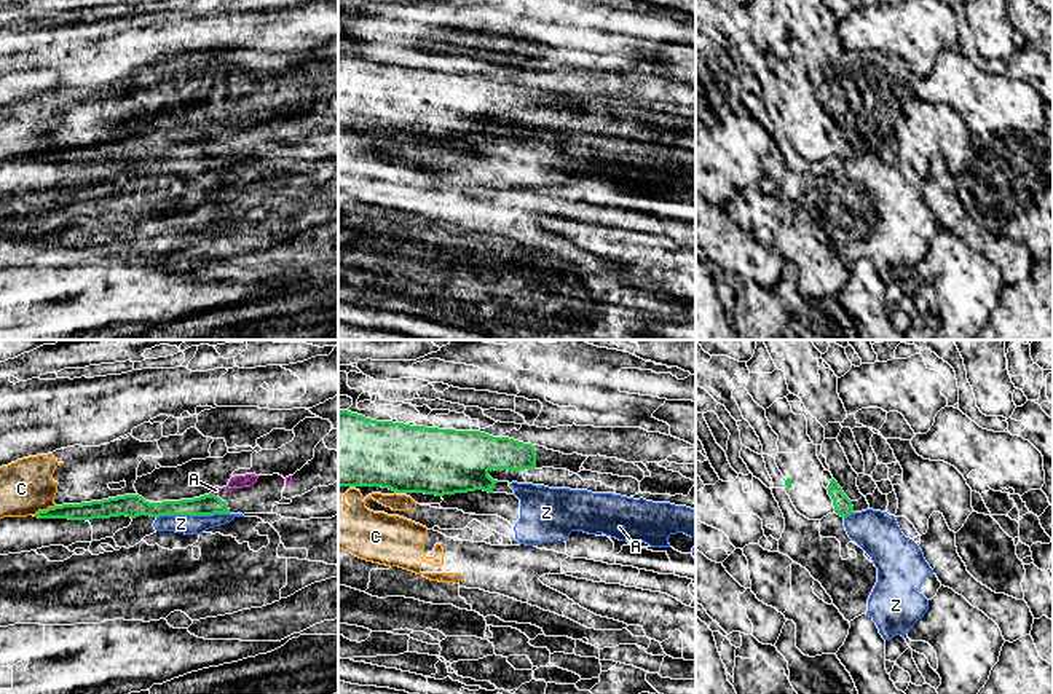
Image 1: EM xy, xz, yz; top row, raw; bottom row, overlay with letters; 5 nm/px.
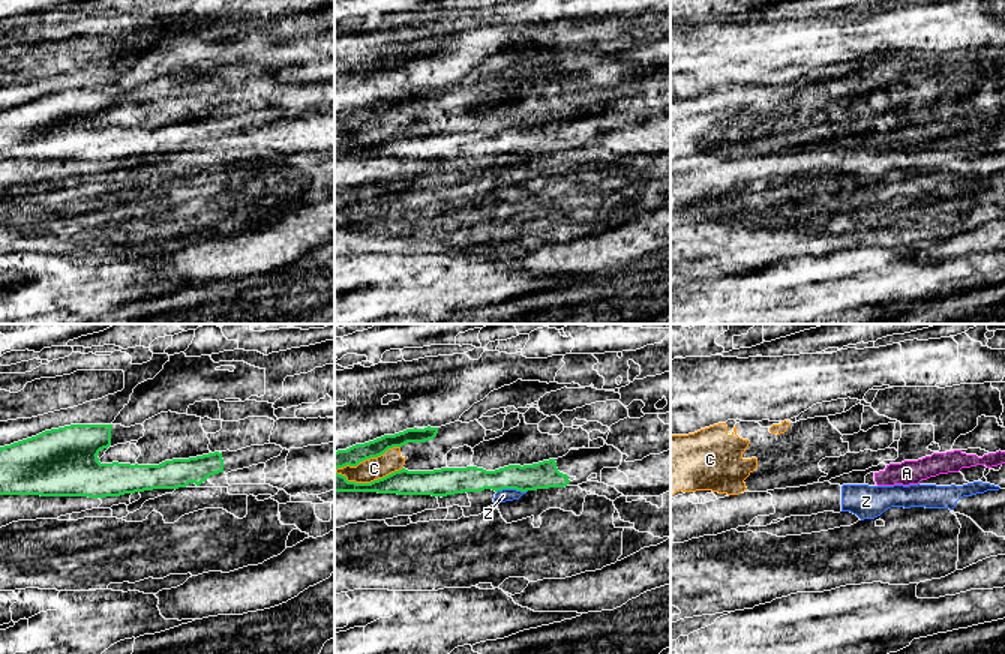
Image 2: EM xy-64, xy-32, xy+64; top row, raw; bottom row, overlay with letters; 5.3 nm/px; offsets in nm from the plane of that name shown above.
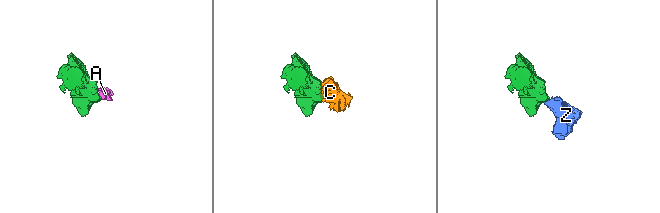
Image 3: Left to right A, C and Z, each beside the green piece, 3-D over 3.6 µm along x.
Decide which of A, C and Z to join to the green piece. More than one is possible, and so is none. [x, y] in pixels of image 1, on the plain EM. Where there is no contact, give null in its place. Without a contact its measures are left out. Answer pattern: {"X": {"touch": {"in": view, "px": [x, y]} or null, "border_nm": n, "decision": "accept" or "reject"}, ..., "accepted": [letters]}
{"A": {"touch": {"in": "xy", "px": [214, 138]}, "border_nm": 40, "decision": "reject"}, "C": {"touch": {"in": "xy", "px": [43, 153]}, "border_nm": 130, "decision": "reject"}, "Z": {"touch": {"in": "xy", "px": [192, 157]}, "border_nm": 360, "decision": "reject"}, "accepted": []}

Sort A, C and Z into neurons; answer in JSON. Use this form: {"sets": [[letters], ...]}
{"sets": [["A", "C"], ["Z"]]}

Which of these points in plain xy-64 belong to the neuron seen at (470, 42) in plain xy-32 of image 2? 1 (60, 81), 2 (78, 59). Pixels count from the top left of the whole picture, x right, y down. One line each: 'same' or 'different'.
1: same
2: different

